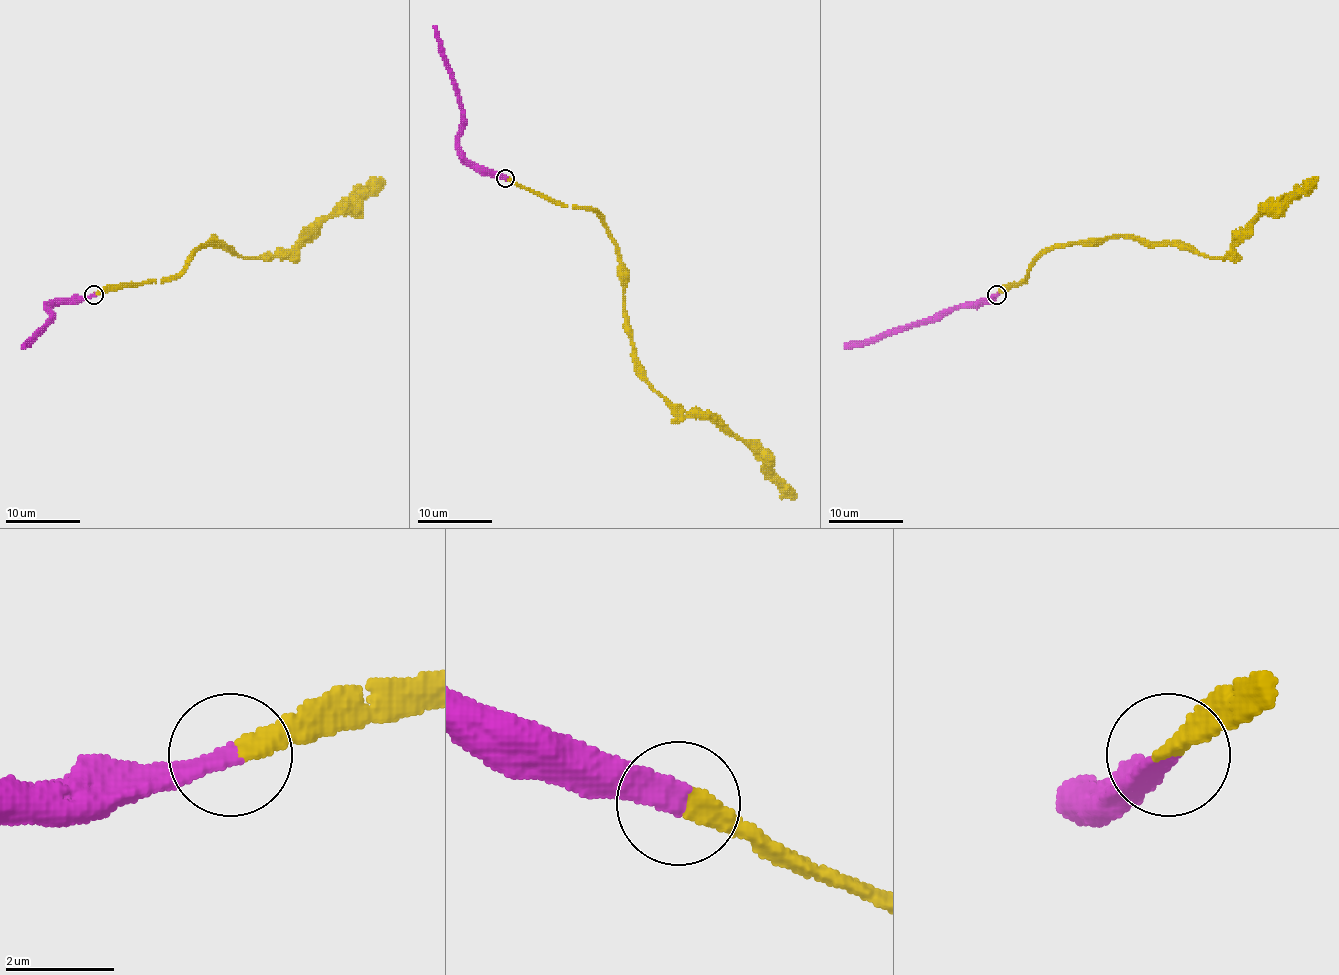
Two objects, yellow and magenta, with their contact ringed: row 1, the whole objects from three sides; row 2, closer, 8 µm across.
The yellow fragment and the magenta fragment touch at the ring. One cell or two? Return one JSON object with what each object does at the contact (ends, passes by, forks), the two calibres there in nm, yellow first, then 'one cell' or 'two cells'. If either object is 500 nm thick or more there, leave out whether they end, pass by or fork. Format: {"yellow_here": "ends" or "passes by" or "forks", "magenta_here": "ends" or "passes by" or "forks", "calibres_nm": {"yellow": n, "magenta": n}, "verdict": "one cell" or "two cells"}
{"yellow_here": "ends", "magenta_here": "ends", "calibres_nm": {"yellow": 360, "magenta": 400}, "verdict": "one cell"}

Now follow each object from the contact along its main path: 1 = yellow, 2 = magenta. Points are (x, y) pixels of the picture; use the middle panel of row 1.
1: (505, 179), (565, 205), (586, 207), (606, 225), (619, 263), (636, 371), (668, 402), (716, 415), (791, 499)
2: (505, 179), (483, 175), (459, 145), (461, 104), (438, 44), (438, 31), (433, 26)

